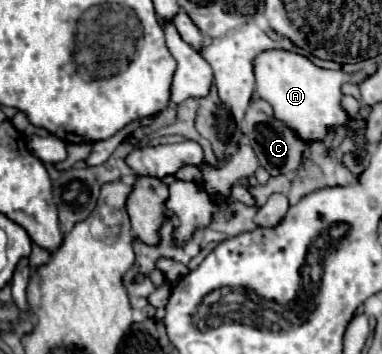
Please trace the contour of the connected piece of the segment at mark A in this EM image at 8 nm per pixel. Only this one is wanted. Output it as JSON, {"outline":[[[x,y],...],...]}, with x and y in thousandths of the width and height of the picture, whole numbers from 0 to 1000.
{"outline":[[[691,141],[665,169],[665,271],[696,282],[717,305],[717,328],[754,362],[775,367],[791,395],[853,395],[859,356],[916,356],[921,367],[953,362],[953,345],[921,339],[890,299],[890,243],[901,209],[890,198],[853,198],[817,181],[801,158],[754,141]]]}

